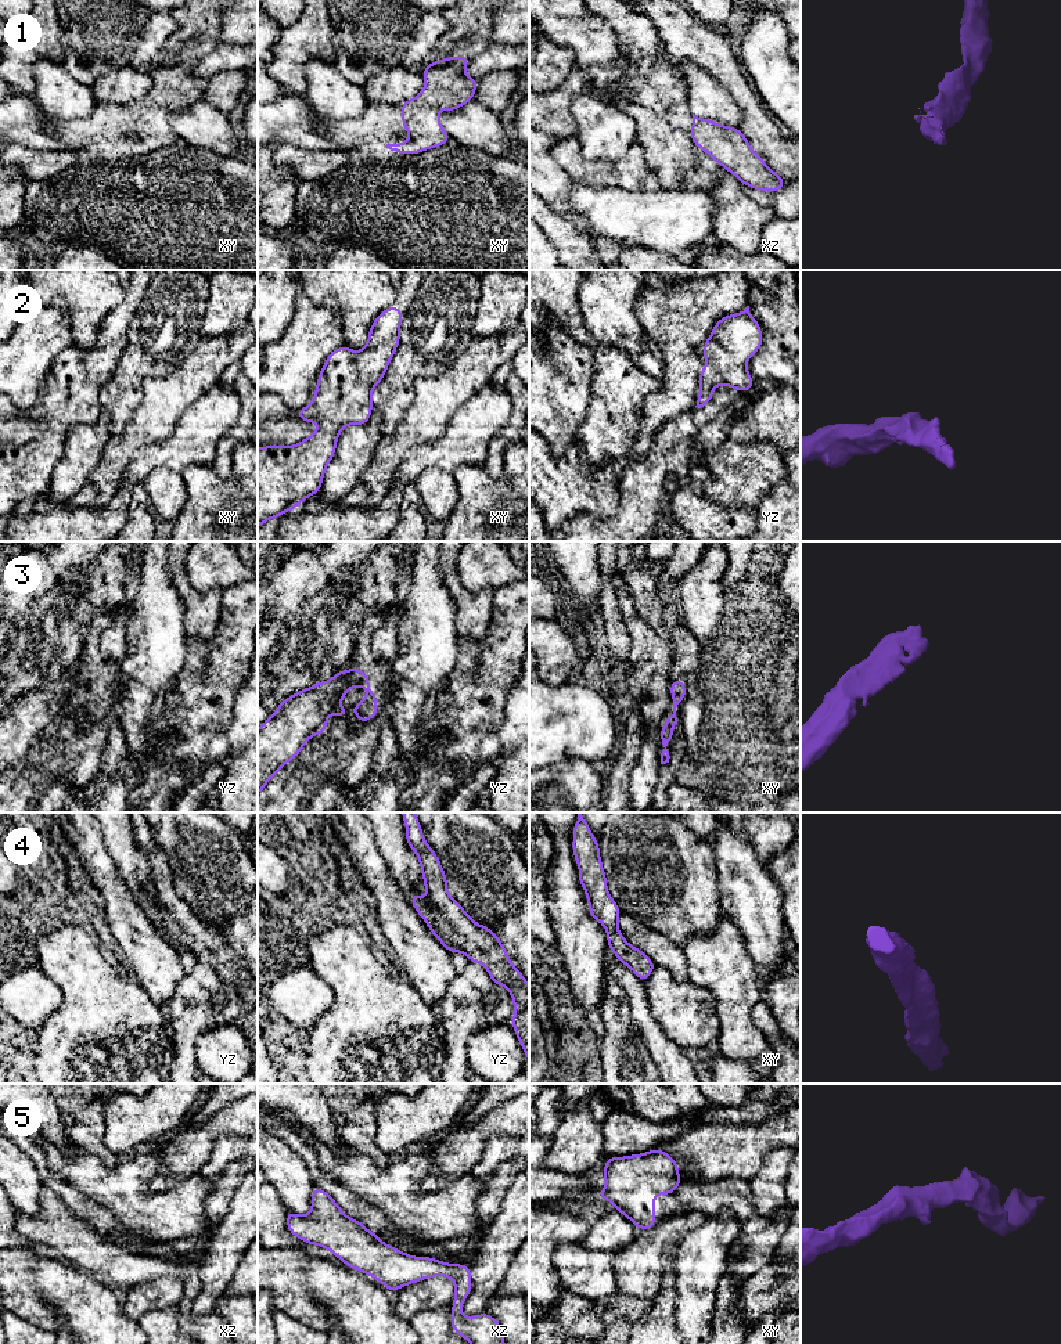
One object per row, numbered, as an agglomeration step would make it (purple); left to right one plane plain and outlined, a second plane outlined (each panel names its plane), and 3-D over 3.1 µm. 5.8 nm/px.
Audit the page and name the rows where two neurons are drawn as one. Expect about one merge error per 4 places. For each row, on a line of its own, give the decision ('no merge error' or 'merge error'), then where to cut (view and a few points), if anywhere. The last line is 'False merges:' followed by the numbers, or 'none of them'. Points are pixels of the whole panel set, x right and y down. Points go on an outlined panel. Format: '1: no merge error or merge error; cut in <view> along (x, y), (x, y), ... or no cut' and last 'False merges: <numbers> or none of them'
1: no merge error; no cut
2: no merge error; no cut
3: no merge error; no cut
4: no merge error; no cut
5: no merge error; no cut
False merges: none of them

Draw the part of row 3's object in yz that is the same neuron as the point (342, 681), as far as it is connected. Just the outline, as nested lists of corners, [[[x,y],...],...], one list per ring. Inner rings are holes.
[[[362,669],[338,671],[327,682],[319,681],[284,699],[273,714],[258,728],[258,794],[266,783],[303,749],[314,735],[324,734],[331,717],[356,713],[359,723],[378,713],[375,692]],[[363,687],[367,693],[352,710],[344,710],[341,700],[350,688]]]

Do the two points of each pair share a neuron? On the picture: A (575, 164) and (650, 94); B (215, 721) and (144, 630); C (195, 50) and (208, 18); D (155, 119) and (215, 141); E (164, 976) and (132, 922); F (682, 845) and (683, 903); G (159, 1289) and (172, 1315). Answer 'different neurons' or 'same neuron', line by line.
A: different neurons
B: different neurons
C: same neuron
D: different neurons
E: same neuron
F: same neuron
G: different neurons

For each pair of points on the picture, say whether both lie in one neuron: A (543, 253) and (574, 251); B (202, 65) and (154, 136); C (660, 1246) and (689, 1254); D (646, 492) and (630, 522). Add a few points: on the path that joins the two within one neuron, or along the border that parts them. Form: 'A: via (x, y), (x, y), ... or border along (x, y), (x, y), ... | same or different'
A: border along (543, 231), (558, 255) | different
B: border along (197, 60), (193, 72), (207, 80) | different
C: border along (698, 1227), (686, 1231), (680, 1236), (672, 1263) | different
D: via (639, 498), (636, 515) | same

